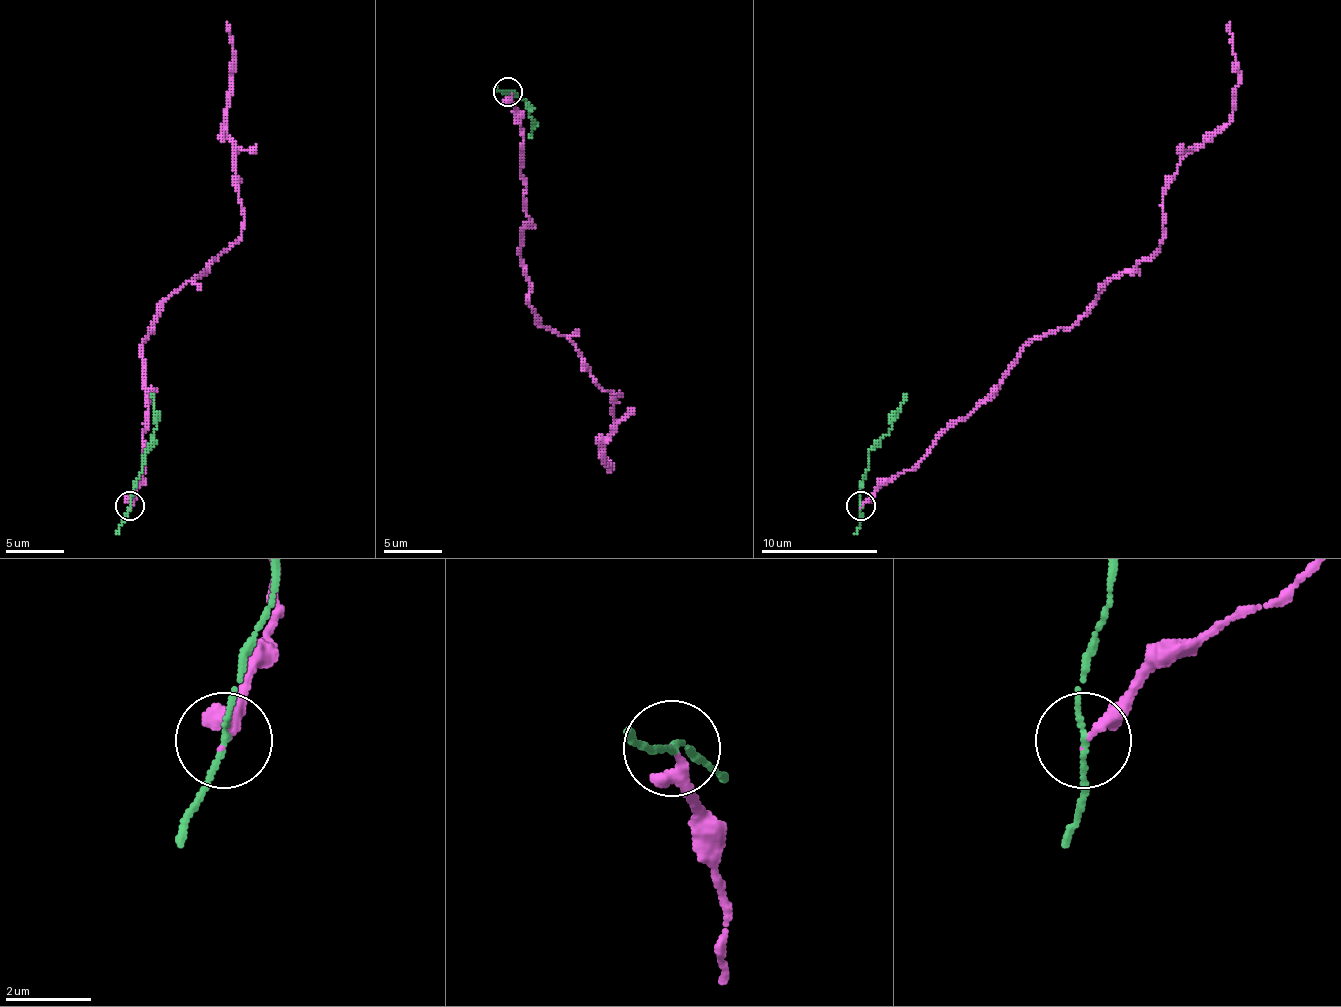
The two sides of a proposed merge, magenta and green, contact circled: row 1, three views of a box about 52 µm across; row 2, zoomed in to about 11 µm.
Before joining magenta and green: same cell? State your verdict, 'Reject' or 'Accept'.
Reject

